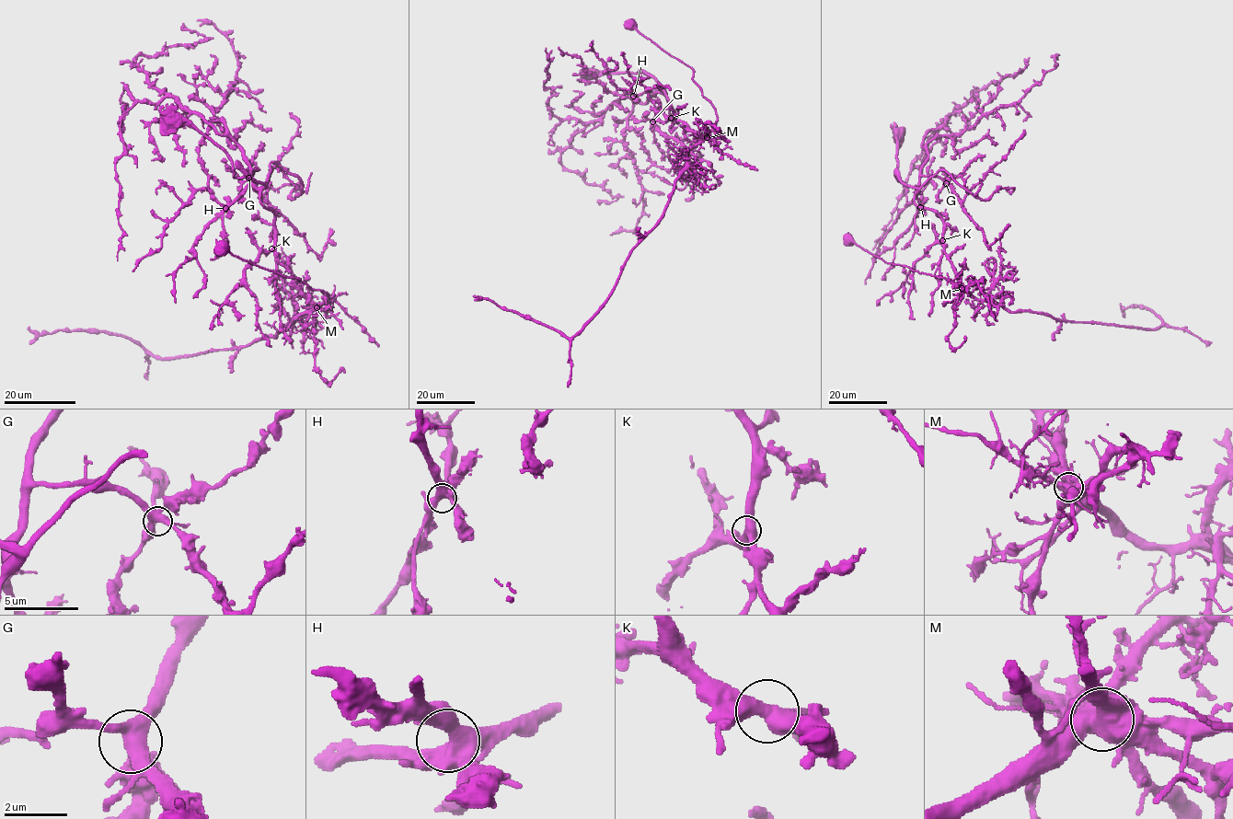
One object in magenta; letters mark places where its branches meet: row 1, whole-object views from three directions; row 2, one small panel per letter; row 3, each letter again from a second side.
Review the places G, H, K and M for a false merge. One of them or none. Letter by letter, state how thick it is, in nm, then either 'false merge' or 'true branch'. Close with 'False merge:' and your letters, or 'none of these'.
G: calibre 460 nm; true branch
H: calibre 550 nm; true branch
K: calibre 400 nm; true branch
M: calibre 750 nm; false merge
False merge: M

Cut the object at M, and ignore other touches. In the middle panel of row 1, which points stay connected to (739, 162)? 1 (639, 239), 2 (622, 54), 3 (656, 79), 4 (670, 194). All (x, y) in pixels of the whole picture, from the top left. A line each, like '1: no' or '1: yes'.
1: no
2: yes
3: yes
4: no

